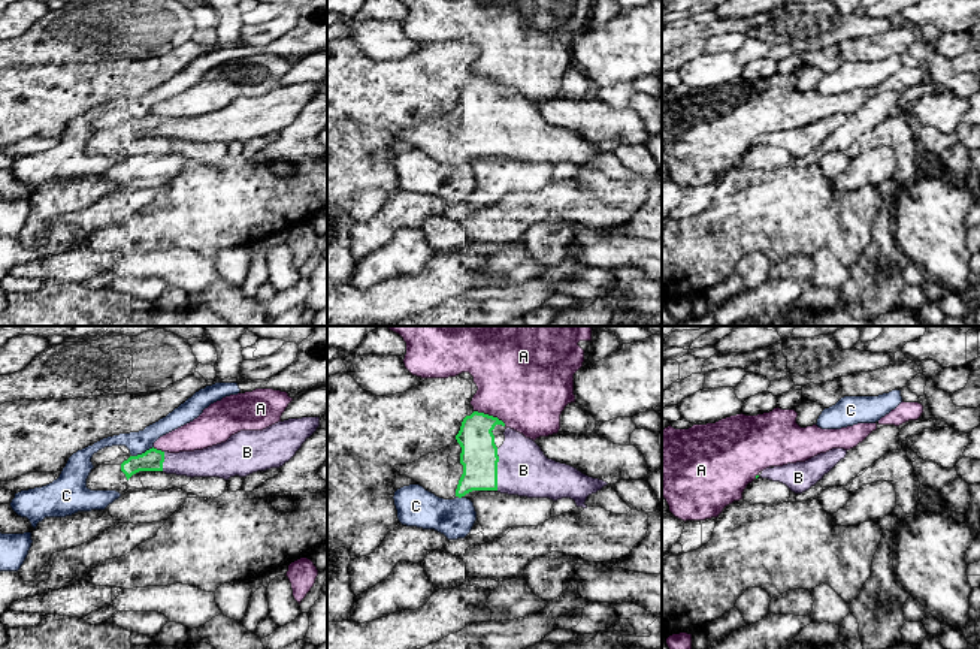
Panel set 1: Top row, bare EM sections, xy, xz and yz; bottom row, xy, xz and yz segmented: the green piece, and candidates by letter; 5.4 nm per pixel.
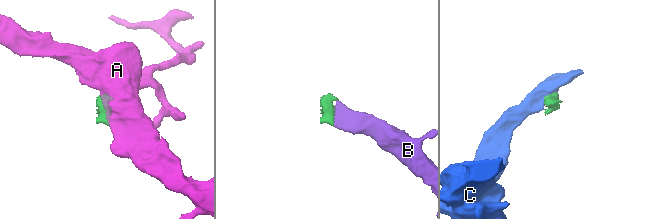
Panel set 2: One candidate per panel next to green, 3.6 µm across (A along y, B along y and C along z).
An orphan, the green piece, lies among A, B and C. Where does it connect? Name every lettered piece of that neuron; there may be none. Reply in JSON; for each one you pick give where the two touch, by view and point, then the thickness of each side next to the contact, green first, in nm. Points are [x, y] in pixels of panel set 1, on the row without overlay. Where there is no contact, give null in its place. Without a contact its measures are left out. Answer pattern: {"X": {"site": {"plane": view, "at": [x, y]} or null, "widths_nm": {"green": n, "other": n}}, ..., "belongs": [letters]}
{"B": {"site": {"plane": "xz", "at": [496, 135]}, "widths_nm": {"green": 200, "other": 280}}, "belongs": ["B"]}

